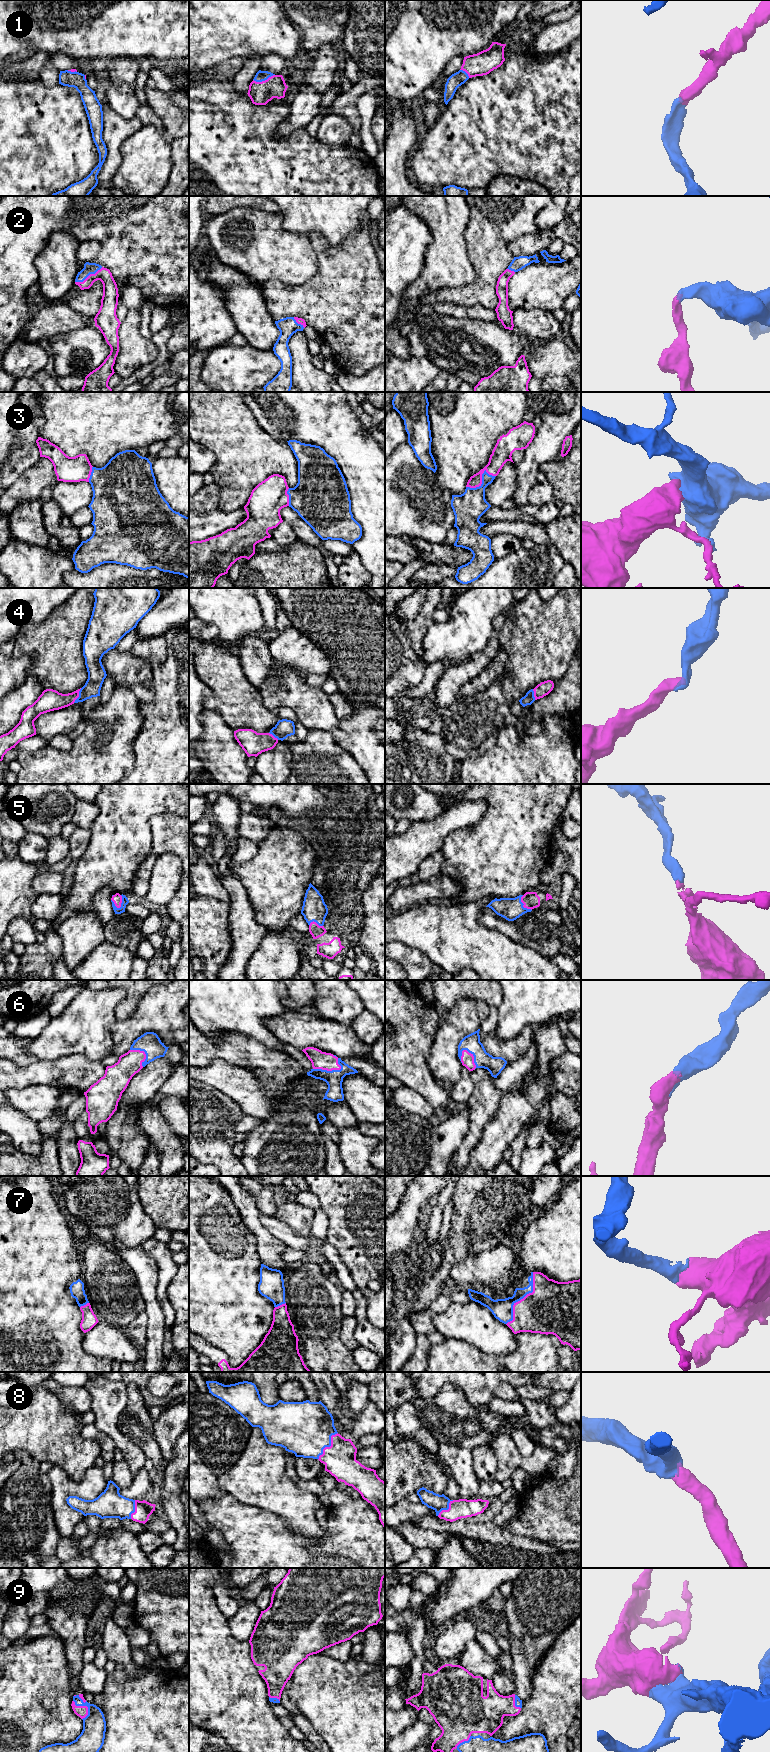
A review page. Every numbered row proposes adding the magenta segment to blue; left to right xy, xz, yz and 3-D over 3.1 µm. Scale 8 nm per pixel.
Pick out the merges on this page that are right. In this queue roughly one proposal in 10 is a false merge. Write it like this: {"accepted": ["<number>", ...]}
{"accepted": ["1", "2", "3", "4", "5", "6", "7", "8", "9"]}

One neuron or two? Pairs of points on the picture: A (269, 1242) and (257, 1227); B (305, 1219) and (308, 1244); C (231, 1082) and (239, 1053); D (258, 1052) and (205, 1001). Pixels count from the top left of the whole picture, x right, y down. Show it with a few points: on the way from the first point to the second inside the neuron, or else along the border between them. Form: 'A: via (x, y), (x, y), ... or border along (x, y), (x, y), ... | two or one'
A: via (265, 1238), (259, 1231) | one
B: border along (287, 1224), (298, 1234), (310, 1237) | two
C: border along (212, 1060), (223, 1059), (251, 1071), (256, 1077) | two
D: border along (215, 1039), (224, 1033), (242, 1033), (260, 1042) | two

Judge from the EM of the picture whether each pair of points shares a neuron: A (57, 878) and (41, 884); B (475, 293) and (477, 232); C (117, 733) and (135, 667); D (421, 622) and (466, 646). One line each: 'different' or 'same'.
A: same
B: same
C: different
D: different

